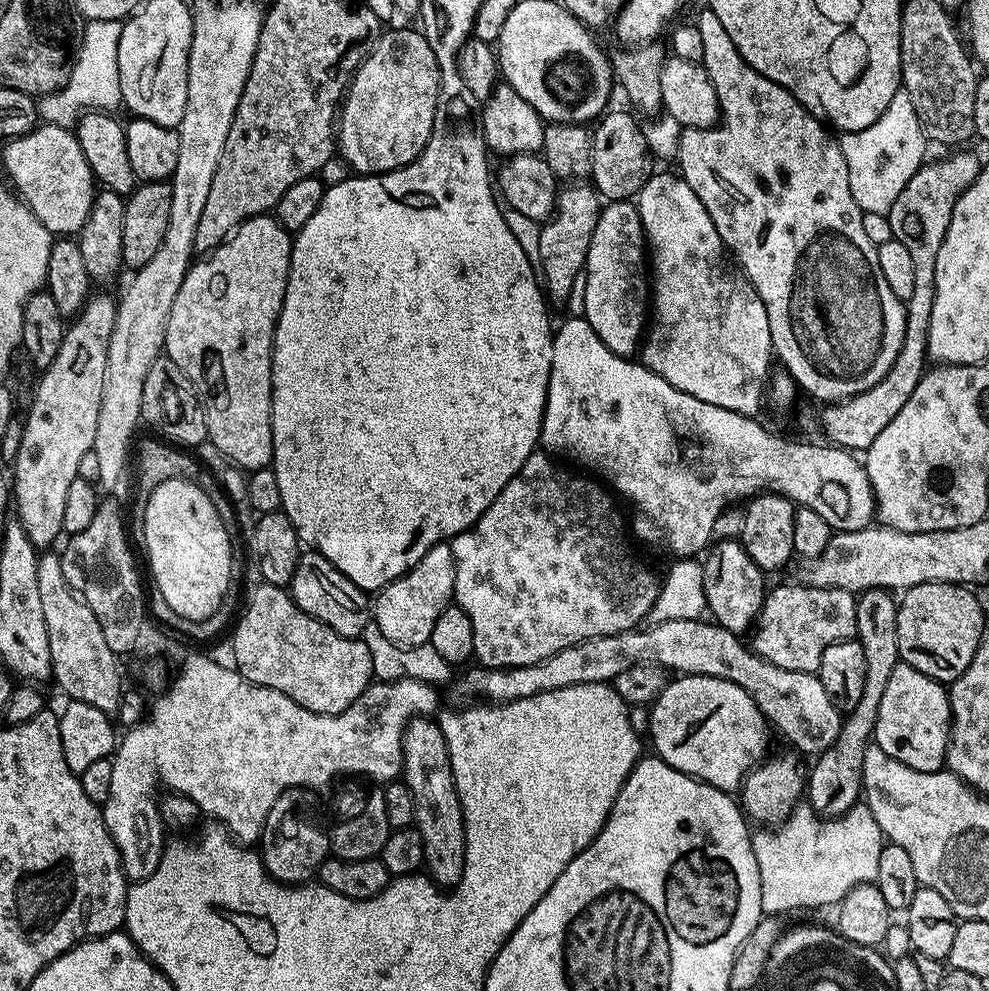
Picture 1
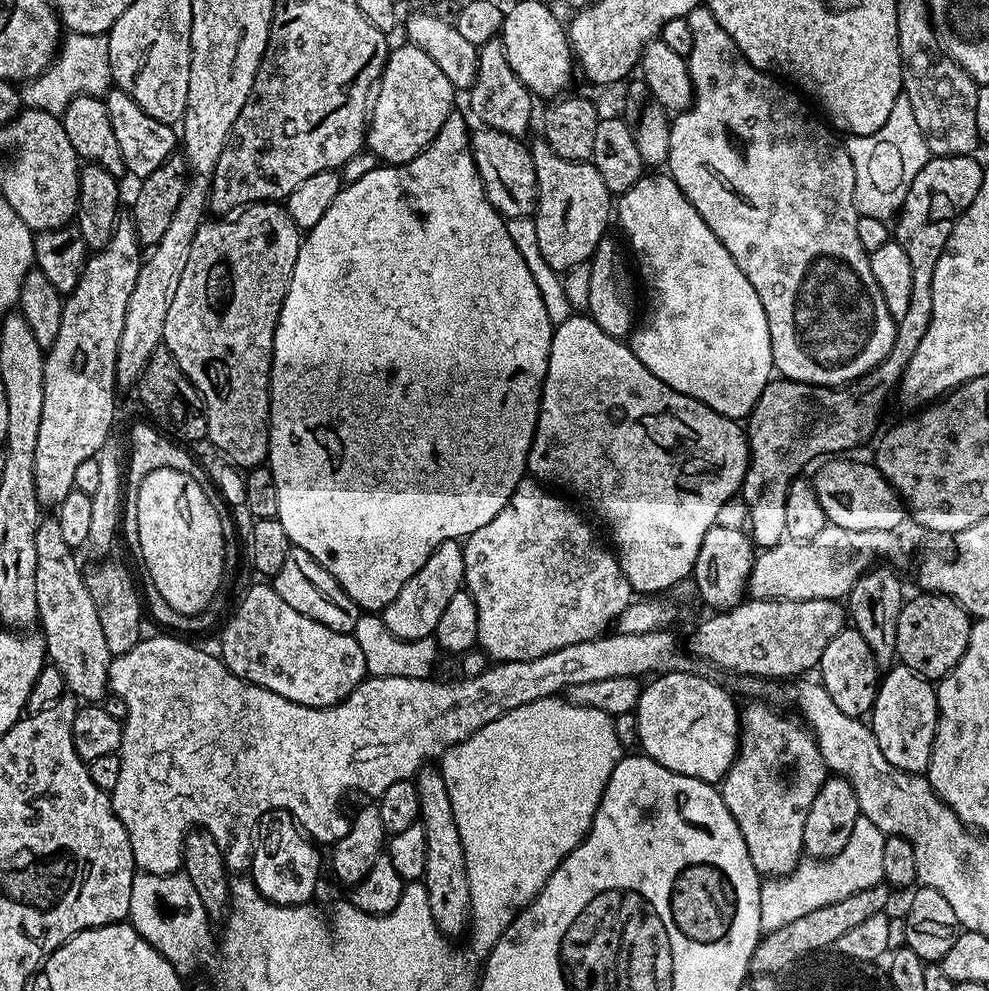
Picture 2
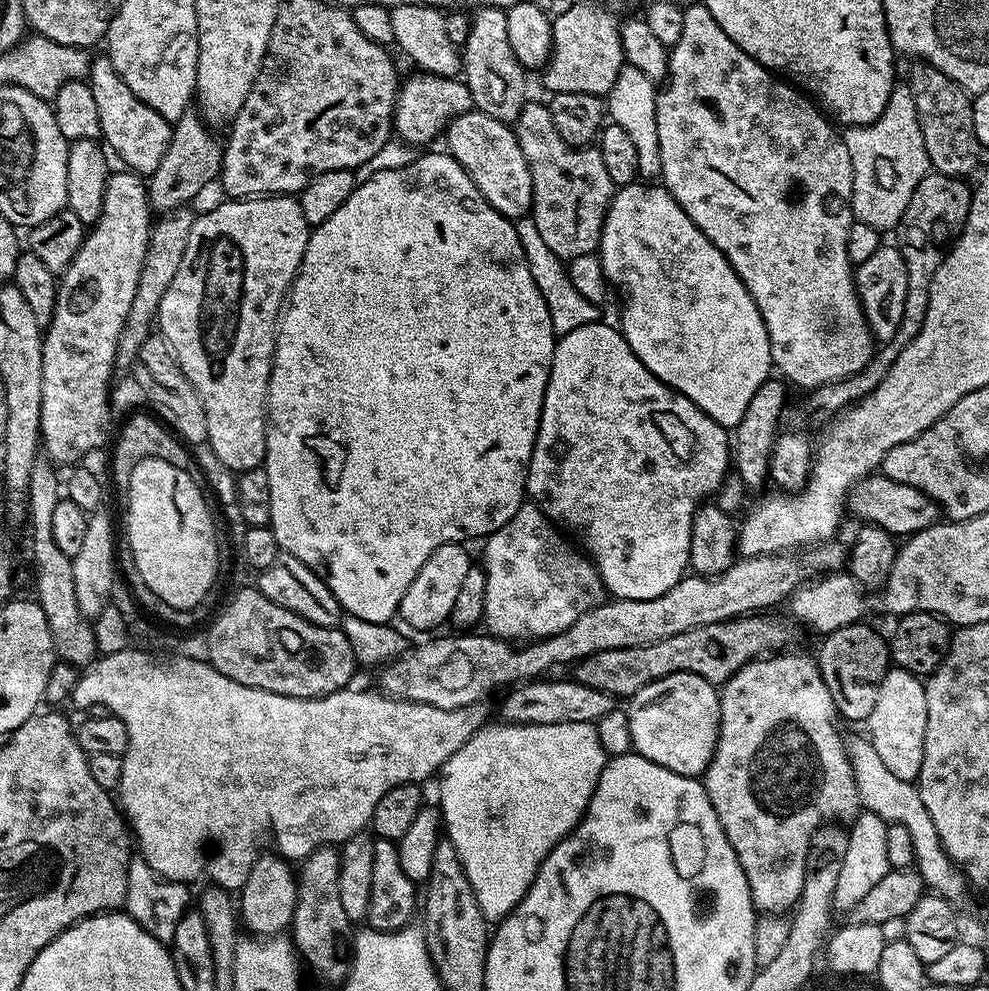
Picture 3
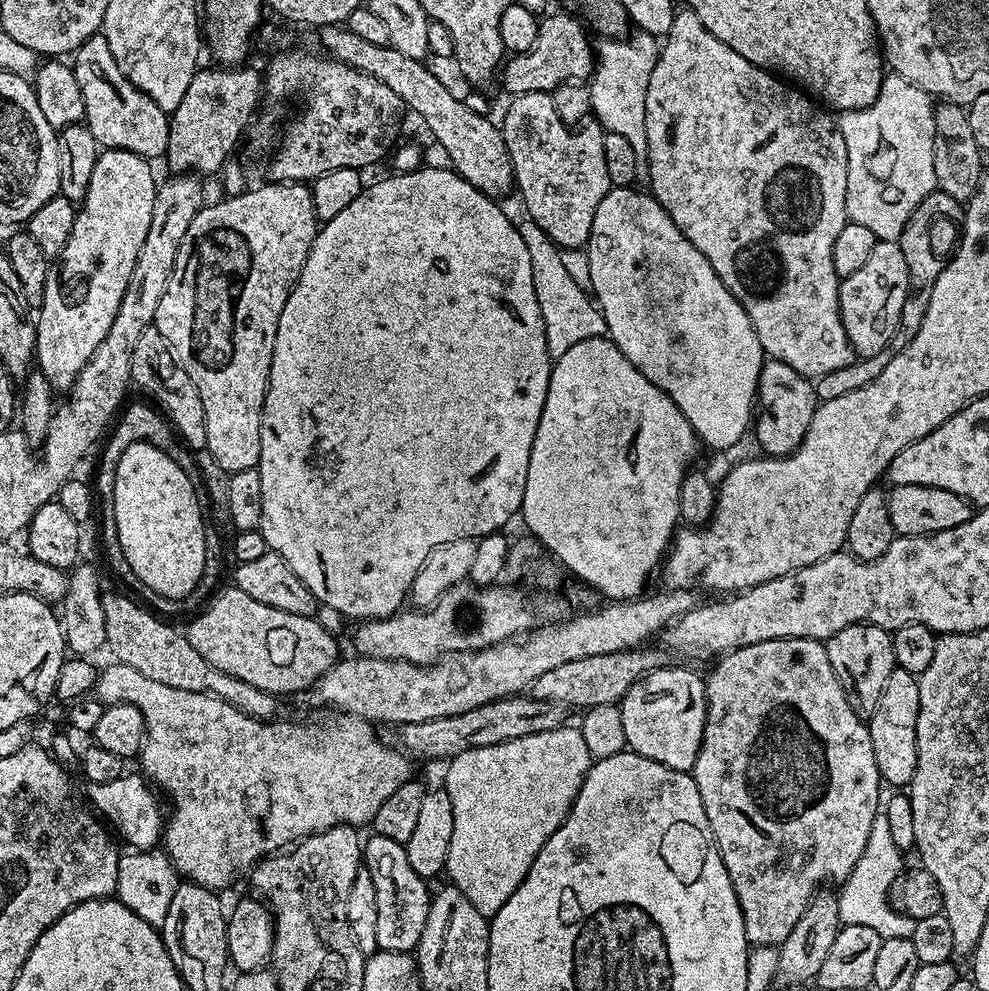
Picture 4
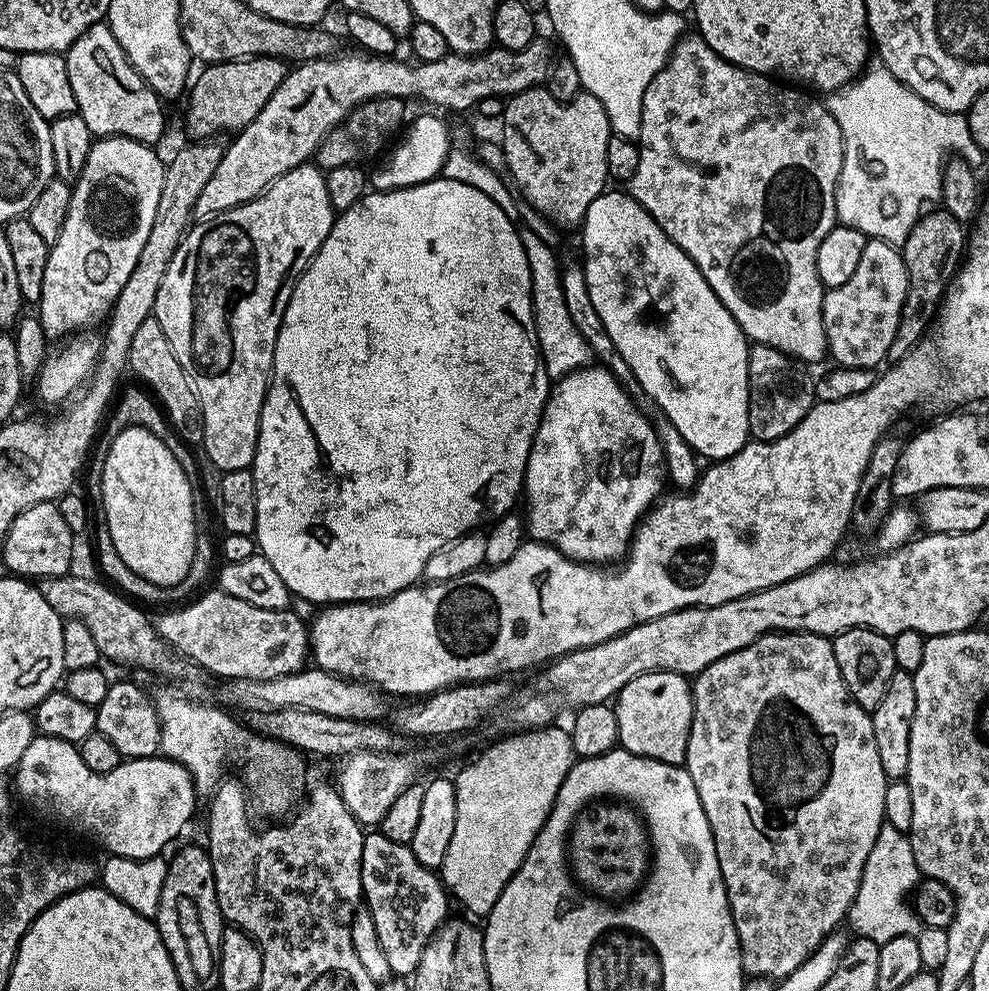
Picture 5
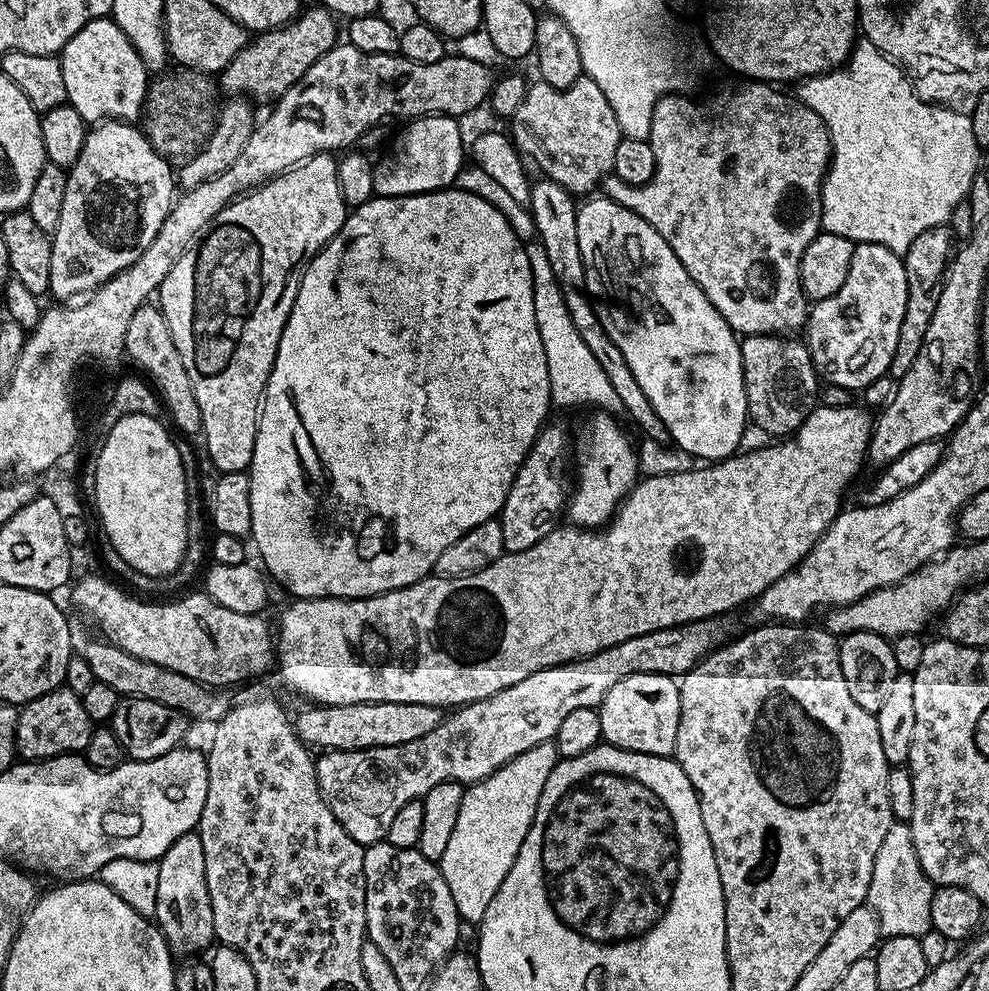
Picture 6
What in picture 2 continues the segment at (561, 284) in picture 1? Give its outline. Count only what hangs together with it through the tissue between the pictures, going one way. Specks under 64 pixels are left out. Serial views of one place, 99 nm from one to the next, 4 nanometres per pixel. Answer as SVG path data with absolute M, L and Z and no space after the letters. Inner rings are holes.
M542 138L531 141L530 151L536 170L536 189L539 198L536 200L534 219L538 230L538 247L542 249L542 258L550 262L557 274L564 274L567 268L576 268L579 264L587 265L596 253L596 248L606 238L604 232L608 228L608 219L614 216L614 196L608 191L606 182L602 182L602 174L587 160L567 160L558 154Z

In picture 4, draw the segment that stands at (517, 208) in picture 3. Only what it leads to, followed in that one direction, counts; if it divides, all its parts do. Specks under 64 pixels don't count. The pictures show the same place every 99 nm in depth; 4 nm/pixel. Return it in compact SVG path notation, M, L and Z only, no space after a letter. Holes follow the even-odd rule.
M325 24L319 29L320 44L325 53L331 55L333 60L342 62L351 68L362 70L378 82L386 82L398 98L402 98L405 109L409 113L417 112L424 119L431 139L441 144L450 154L452 168L470 186L474 186L485 196L501 198L514 188L514 175L510 154L506 150L503 131L496 128L487 119L485 113L472 112L463 99L455 96L434 73L427 67L423 60L406 58L391 46L374 46L374 42L366 42L359 34L354 34L347 26L338 24Z

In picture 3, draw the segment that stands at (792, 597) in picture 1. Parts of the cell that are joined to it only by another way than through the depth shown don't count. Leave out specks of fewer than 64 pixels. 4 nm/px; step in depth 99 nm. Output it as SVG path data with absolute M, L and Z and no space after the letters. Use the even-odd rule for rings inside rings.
M753 614L723 620L694 630L682 630L682 634L670 634L658 642L643 644L637 648L602 650L585 656L575 665L574 678L582 686L594 686L594 690L610 693L613 698L631 698L642 686L658 678L666 678L679 672L693 672L706 682L722 686L742 666L762 656L791 649L796 640L797 625L791 619L779 620L776 614Z

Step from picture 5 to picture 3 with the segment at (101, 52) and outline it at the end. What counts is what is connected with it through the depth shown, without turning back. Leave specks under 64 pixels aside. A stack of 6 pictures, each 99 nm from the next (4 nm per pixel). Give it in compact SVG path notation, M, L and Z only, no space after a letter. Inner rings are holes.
M100 54L100 57L93 59L88 66L86 82L94 94L94 102L98 105L98 122L100 123L100 134L103 143L110 149L111 155L121 160L123 167L129 172L139 174L147 178L166 154L166 146L170 146L170 134L172 124L158 110L146 106L126 82L114 70L114 62L110 62L107 54Z

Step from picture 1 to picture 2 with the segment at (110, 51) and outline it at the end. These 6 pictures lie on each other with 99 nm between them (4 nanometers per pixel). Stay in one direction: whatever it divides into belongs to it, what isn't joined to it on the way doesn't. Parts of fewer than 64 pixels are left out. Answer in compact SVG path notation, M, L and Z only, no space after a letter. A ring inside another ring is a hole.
M68 32L63 37L55 59L41 76L27 81L19 89L20 103L25 109L42 110L51 116L61 117L66 106L79 96L99 96L113 87L110 70L110 50L107 35L78 34Z

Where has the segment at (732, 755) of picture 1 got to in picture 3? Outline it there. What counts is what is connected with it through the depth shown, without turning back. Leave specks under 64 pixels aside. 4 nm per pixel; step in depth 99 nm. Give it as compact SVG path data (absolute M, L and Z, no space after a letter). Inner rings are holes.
M693 672L658 678L627 701L631 747L640 755L693 778L703 777L720 733L720 694L717 685Z

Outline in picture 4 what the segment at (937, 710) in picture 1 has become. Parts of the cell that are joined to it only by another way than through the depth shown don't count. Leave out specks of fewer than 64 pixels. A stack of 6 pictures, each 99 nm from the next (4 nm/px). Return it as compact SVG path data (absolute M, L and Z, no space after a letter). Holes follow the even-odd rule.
M896 668L890 674L890 682L886 682L886 690L882 690L882 698L878 698L878 710L867 721L870 742L874 742L874 762L878 762L881 781L885 785L893 784L893 789L900 790L912 783L914 770L918 766L918 746L916 745L916 727L918 726L918 686L917 677L911 672Z

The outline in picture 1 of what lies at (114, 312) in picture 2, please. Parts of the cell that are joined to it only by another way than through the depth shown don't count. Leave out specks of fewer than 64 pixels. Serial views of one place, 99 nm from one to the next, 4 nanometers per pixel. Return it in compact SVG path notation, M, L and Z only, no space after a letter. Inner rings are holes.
M107 291L89 295L83 310L65 327L54 362L39 373L32 406L23 419L21 446L10 468L14 516L37 550L51 549L52 543L62 536L67 490L78 476L82 454L92 451L94 446L103 376L107 374L107 348L117 308L117 297L104 292Z

